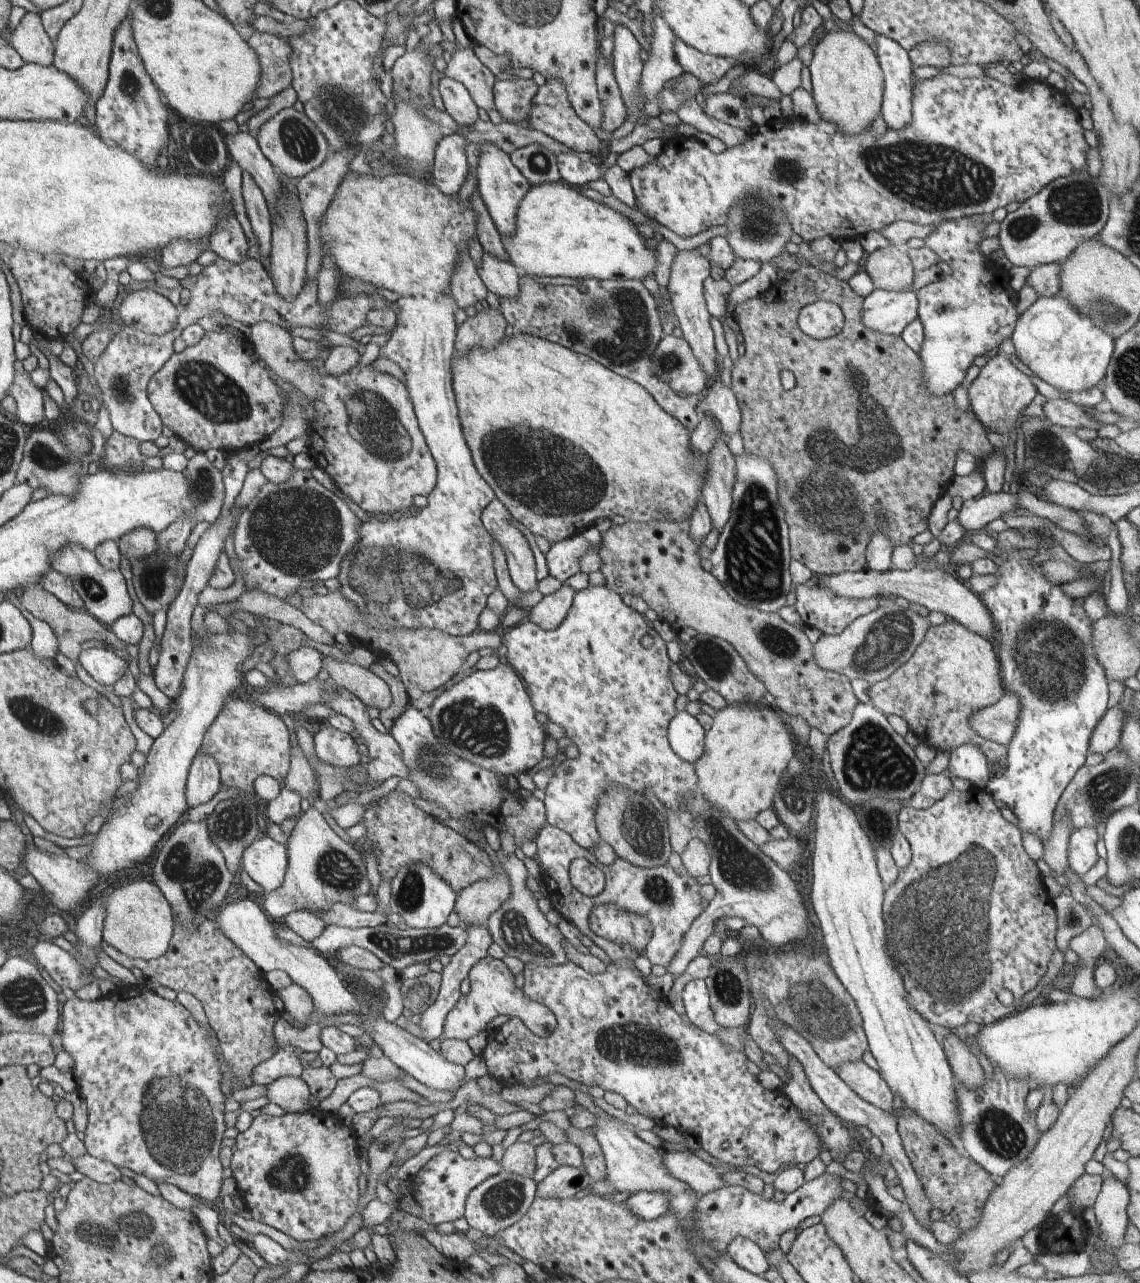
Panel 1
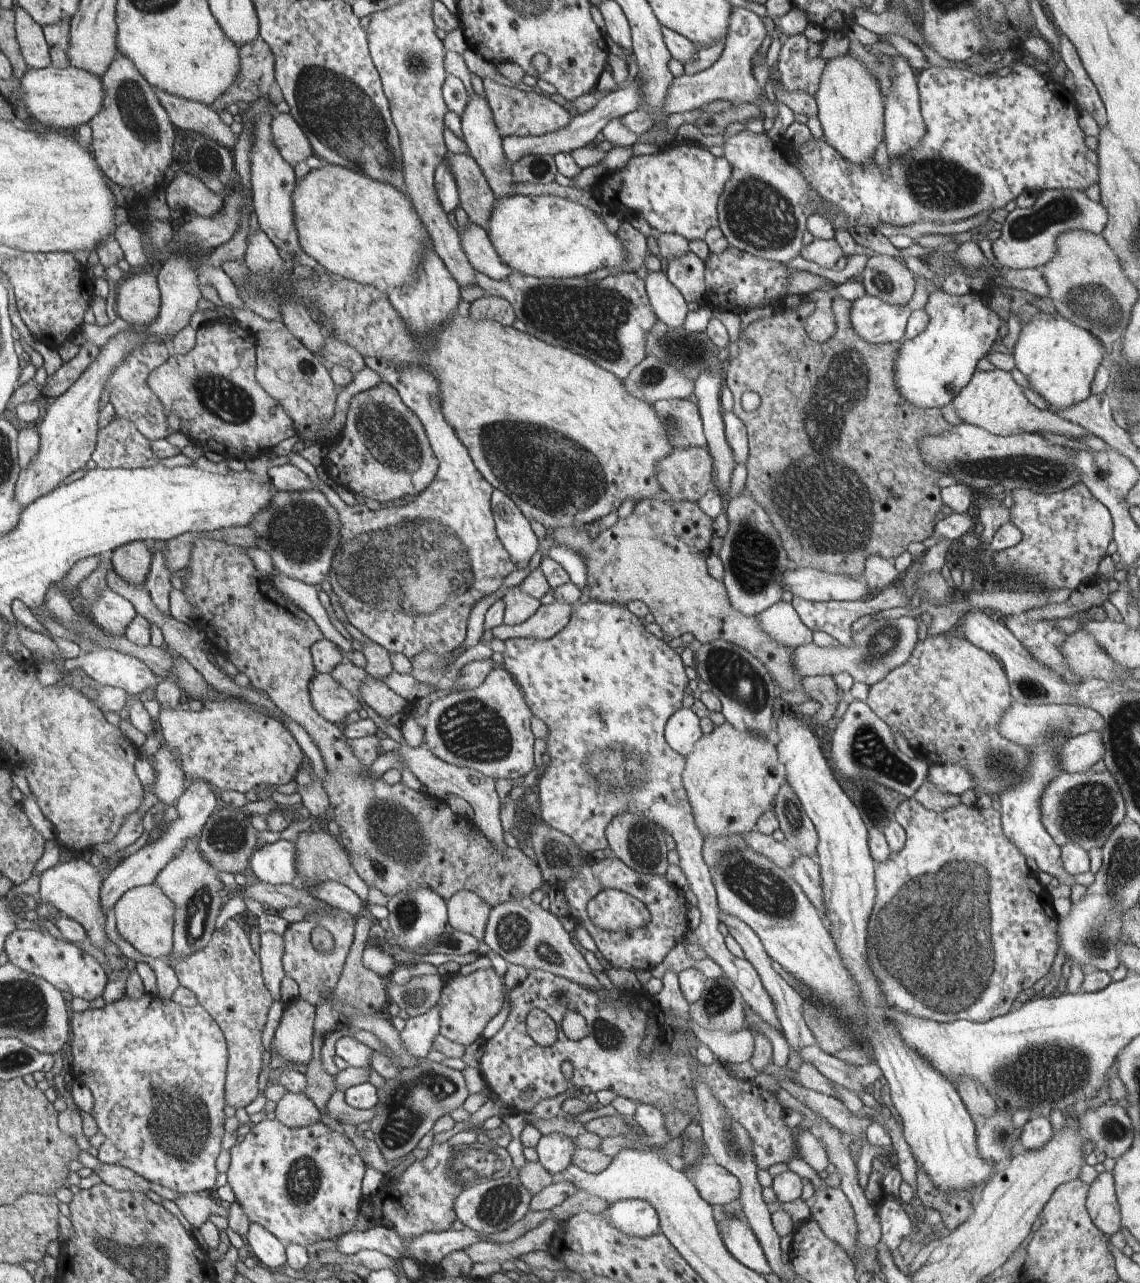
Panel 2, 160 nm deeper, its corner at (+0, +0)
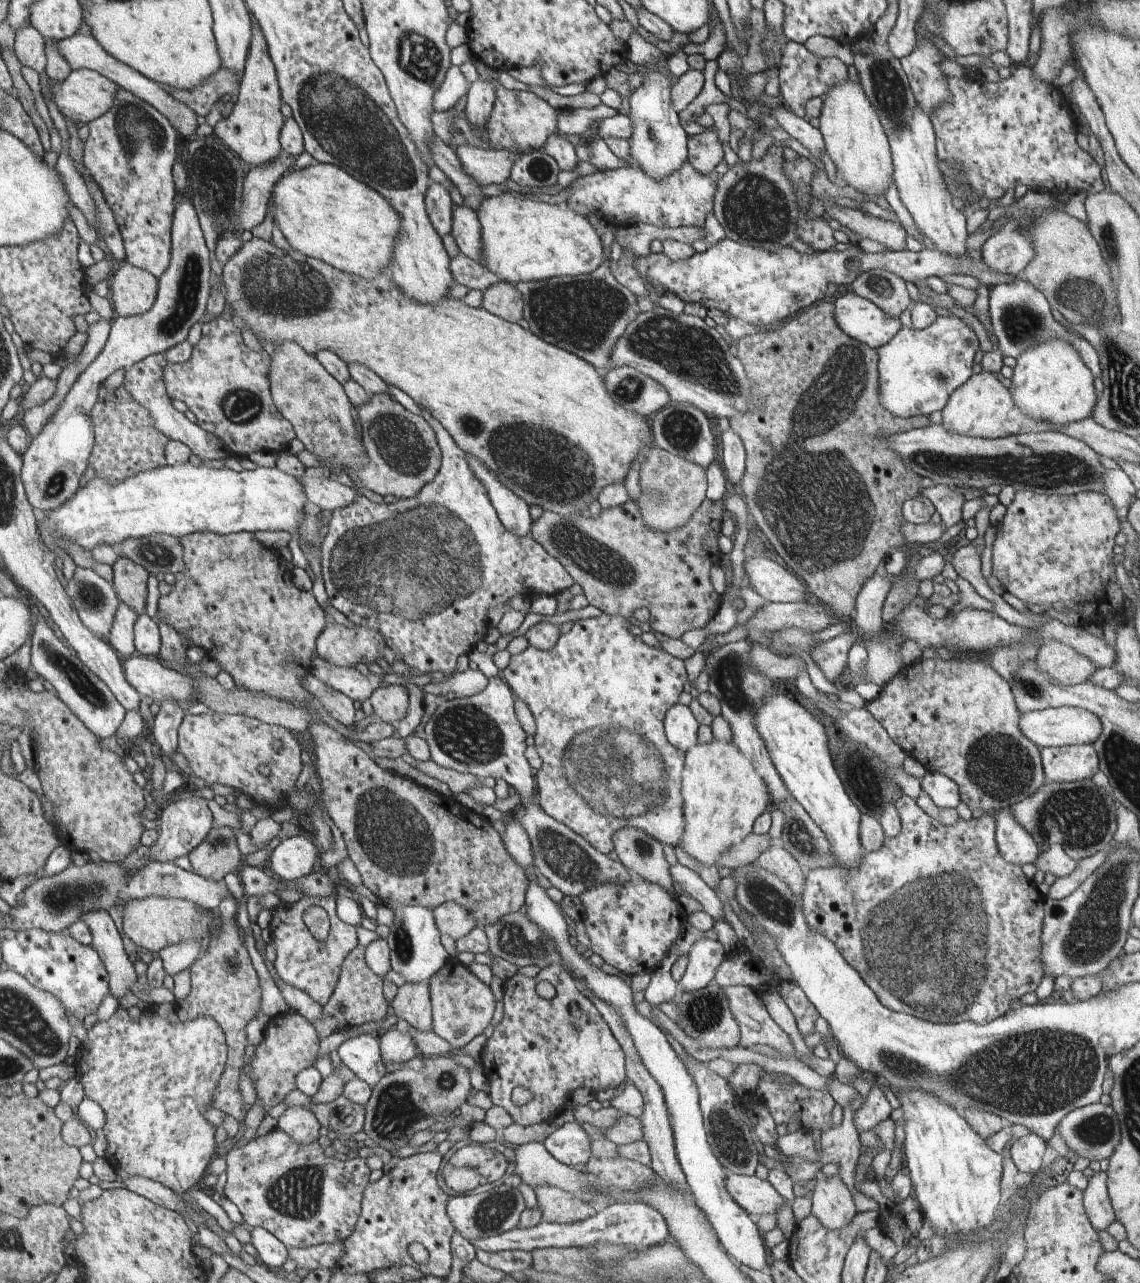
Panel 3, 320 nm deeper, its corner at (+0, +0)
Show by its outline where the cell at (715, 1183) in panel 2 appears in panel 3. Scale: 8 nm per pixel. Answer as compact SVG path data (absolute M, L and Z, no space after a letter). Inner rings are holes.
M728 1172L726 1188L733 1199L750 1215L775 1214L787 1203L776 1189L756 1175L746 1176Z

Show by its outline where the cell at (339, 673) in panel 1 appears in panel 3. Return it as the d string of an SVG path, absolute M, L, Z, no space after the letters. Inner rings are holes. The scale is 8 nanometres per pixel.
M402 684L377 686L369 699L373 712L385 723L397 725L406 716L408 693Z

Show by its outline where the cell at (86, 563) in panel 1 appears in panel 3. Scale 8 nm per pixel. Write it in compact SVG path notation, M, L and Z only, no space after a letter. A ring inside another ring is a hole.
M120 603L114 615L113 627L108 643L117 651L118 656L125 660L136 653L136 622L138 614L127 604Z

